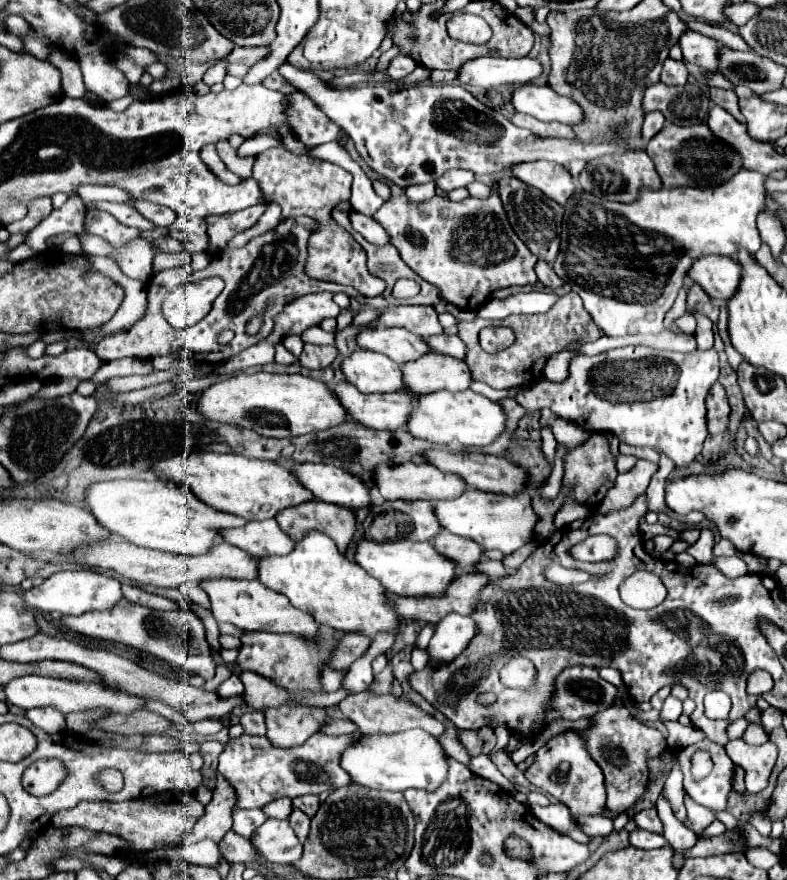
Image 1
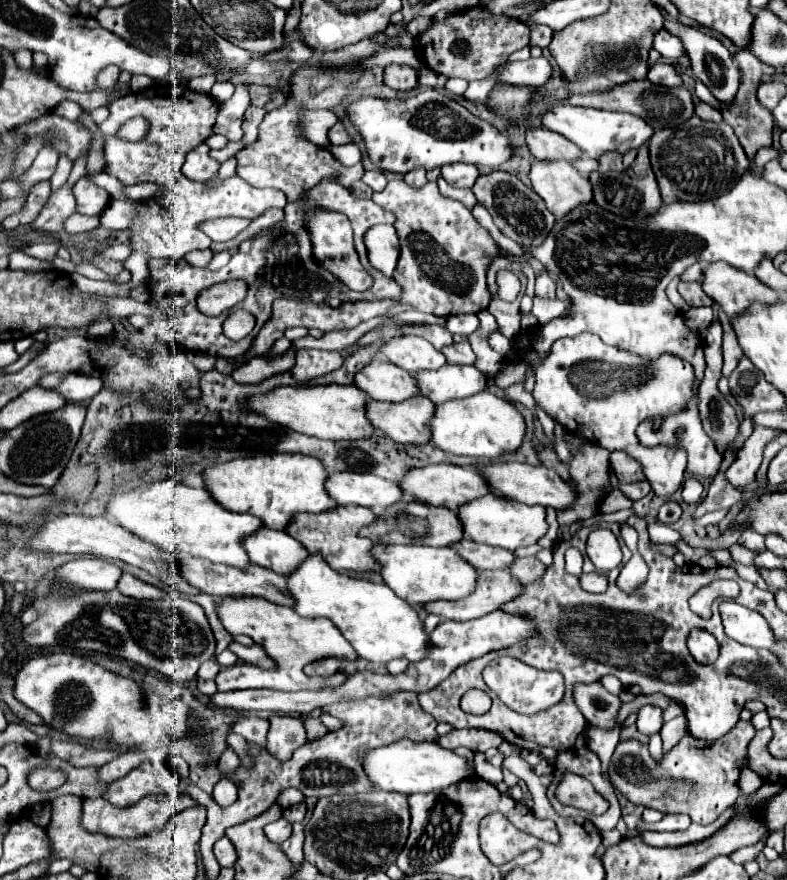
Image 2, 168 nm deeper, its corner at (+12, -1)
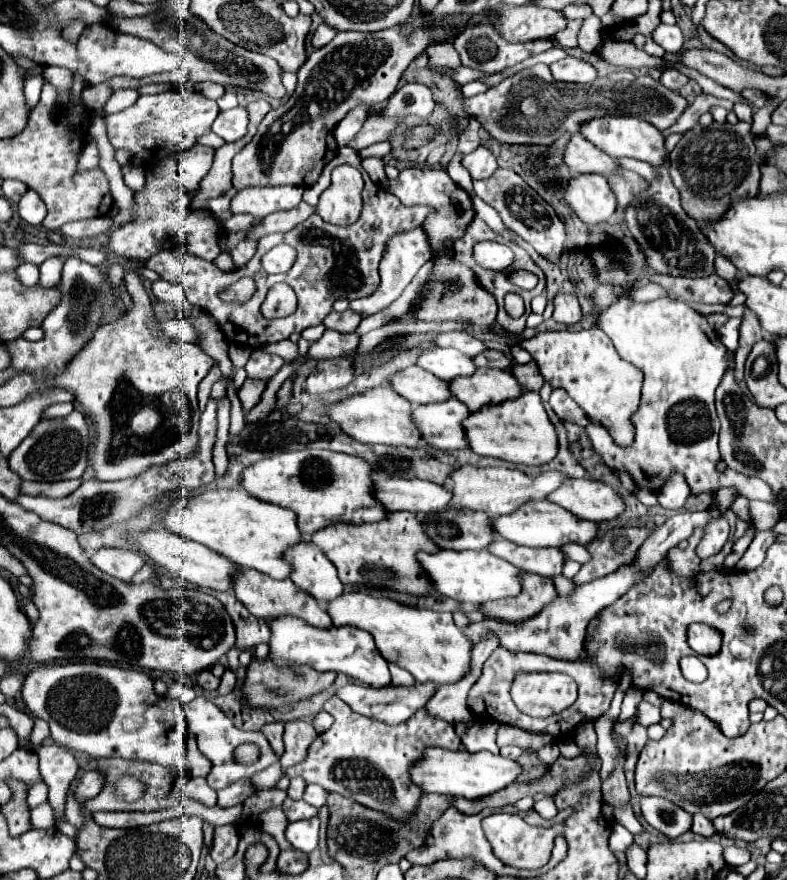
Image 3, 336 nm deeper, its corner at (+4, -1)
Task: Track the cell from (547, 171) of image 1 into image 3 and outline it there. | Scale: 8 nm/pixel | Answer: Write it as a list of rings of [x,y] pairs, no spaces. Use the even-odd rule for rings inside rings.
[[[596,174],[572,178],[568,184],[566,200],[570,208],[574,208],[576,216],[590,226],[608,222],[616,210],[616,196],[608,180]]]

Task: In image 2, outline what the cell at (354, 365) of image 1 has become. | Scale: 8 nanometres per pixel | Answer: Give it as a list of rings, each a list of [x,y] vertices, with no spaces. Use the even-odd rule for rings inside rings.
[[[374,358],[354,374],[354,386],[366,392],[372,400],[394,402],[418,394],[412,374],[380,358]]]

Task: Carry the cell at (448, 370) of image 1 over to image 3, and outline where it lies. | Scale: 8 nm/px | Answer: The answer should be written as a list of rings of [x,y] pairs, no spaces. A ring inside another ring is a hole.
[[[478,368],[476,376],[462,376],[460,380],[452,380],[454,398],[464,400],[472,412],[500,404],[512,398],[522,396],[522,388],[512,372],[506,370],[492,370],[492,368]]]

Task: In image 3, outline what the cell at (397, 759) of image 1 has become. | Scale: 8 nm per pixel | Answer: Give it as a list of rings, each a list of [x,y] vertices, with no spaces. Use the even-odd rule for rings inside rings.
[[[434,748],[412,770],[414,770],[412,780],[416,780],[416,784],[420,784],[426,792],[452,794],[452,796],[464,796],[464,798],[484,798],[516,782],[518,776],[524,772],[524,766],[500,754],[498,756],[490,752],[470,754],[470,752],[460,752],[460,750],[450,752],[450,750]]]

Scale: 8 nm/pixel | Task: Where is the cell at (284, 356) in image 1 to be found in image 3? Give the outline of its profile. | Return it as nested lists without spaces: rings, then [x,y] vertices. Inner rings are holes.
[[[246,380],[244,382],[244,386],[240,388],[240,392],[238,392],[238,398],[240,398],[240,402],[242,402],[242,410],[244,412],[250,412],[258,402],[260,402],[260,396],[262,396],[262,392],[264,392],[264,384],[260,384],[258,380]]]

